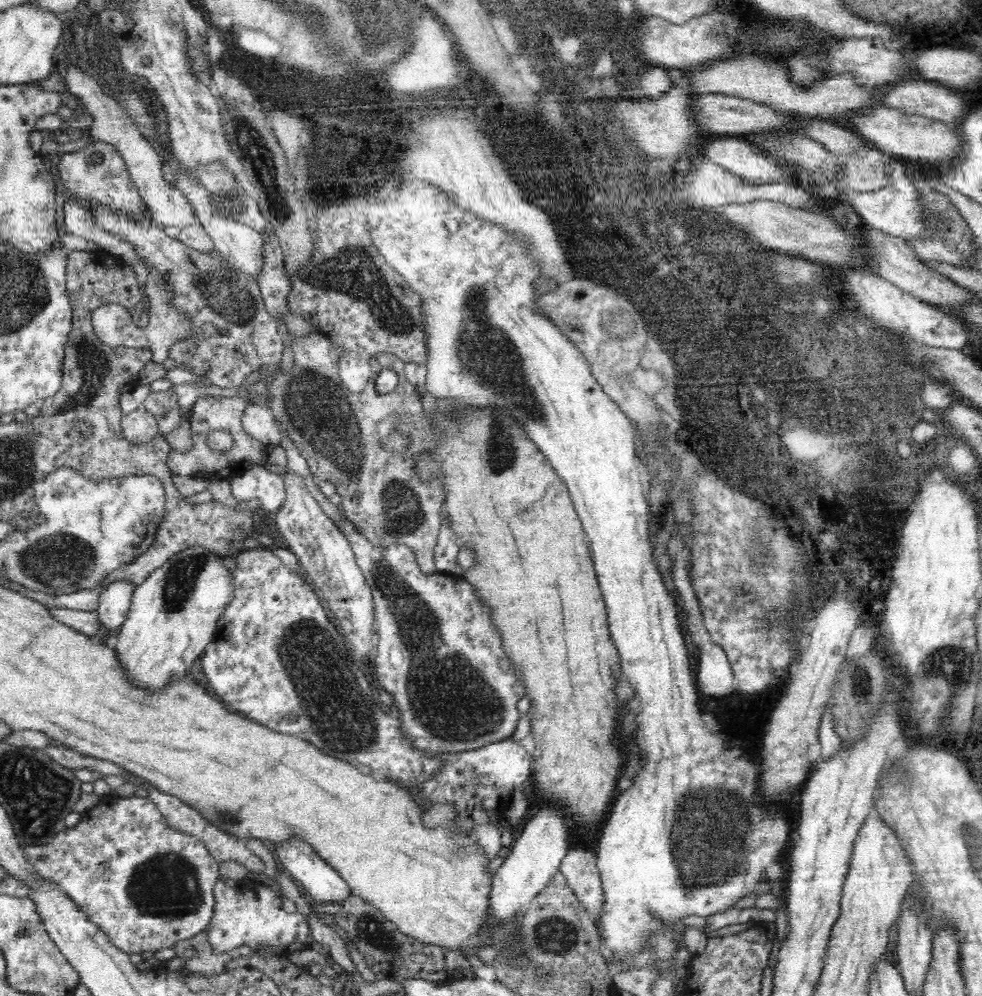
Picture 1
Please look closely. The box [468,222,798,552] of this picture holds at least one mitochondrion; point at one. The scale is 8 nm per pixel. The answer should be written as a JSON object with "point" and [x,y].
{"point":[502,451]}

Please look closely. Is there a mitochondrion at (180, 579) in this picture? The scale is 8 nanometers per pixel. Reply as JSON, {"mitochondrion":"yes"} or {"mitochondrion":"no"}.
{"mitochondrion":"yes"}

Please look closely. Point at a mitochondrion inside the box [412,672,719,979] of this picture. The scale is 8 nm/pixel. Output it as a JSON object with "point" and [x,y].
{"point":[557,936]}

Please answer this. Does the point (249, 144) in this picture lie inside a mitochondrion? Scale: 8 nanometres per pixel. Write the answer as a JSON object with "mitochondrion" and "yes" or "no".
{"mitochondrion":"yes"}

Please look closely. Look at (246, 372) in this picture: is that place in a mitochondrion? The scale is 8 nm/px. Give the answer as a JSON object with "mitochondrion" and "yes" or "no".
{"mitochondrion":"no"}

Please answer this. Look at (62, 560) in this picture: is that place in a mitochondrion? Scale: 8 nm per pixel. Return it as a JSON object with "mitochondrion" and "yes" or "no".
{"mitochondrion":"yes"}

